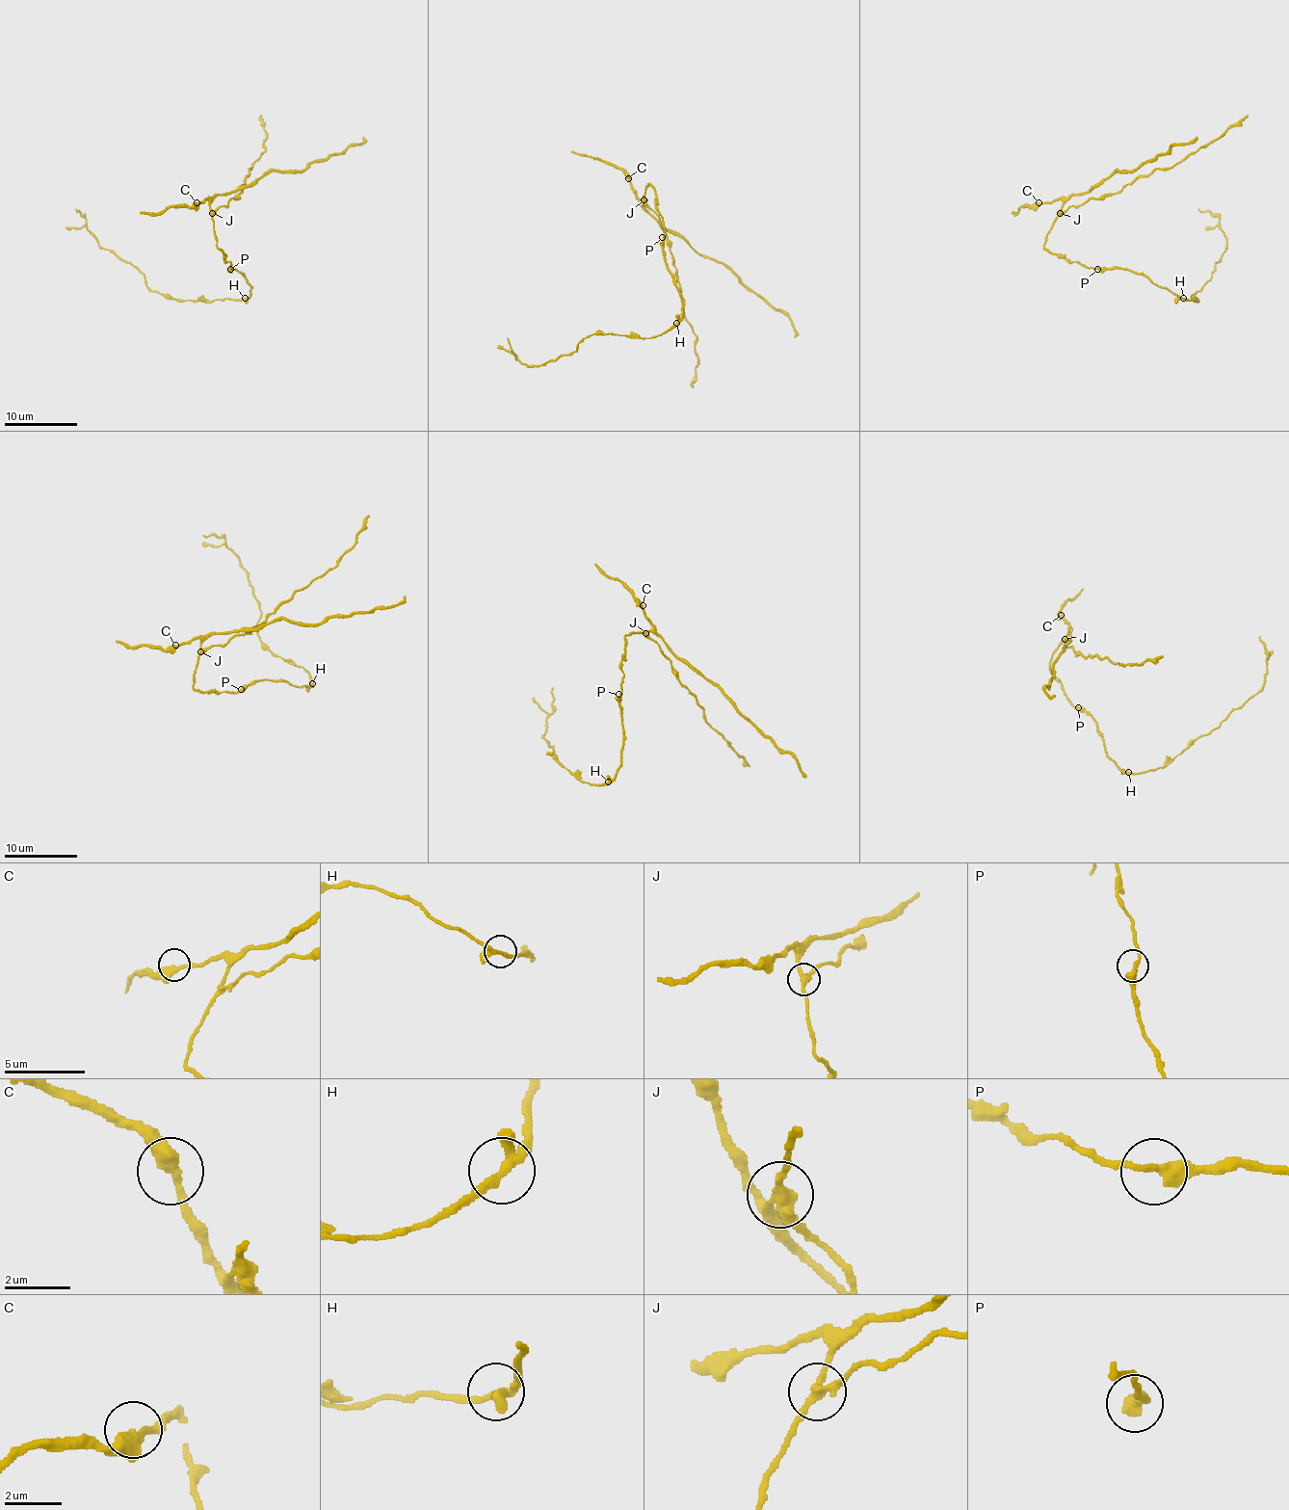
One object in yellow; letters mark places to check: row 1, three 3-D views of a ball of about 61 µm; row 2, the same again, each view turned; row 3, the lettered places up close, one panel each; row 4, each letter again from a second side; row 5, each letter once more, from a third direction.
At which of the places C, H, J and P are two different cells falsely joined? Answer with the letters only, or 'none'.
J

